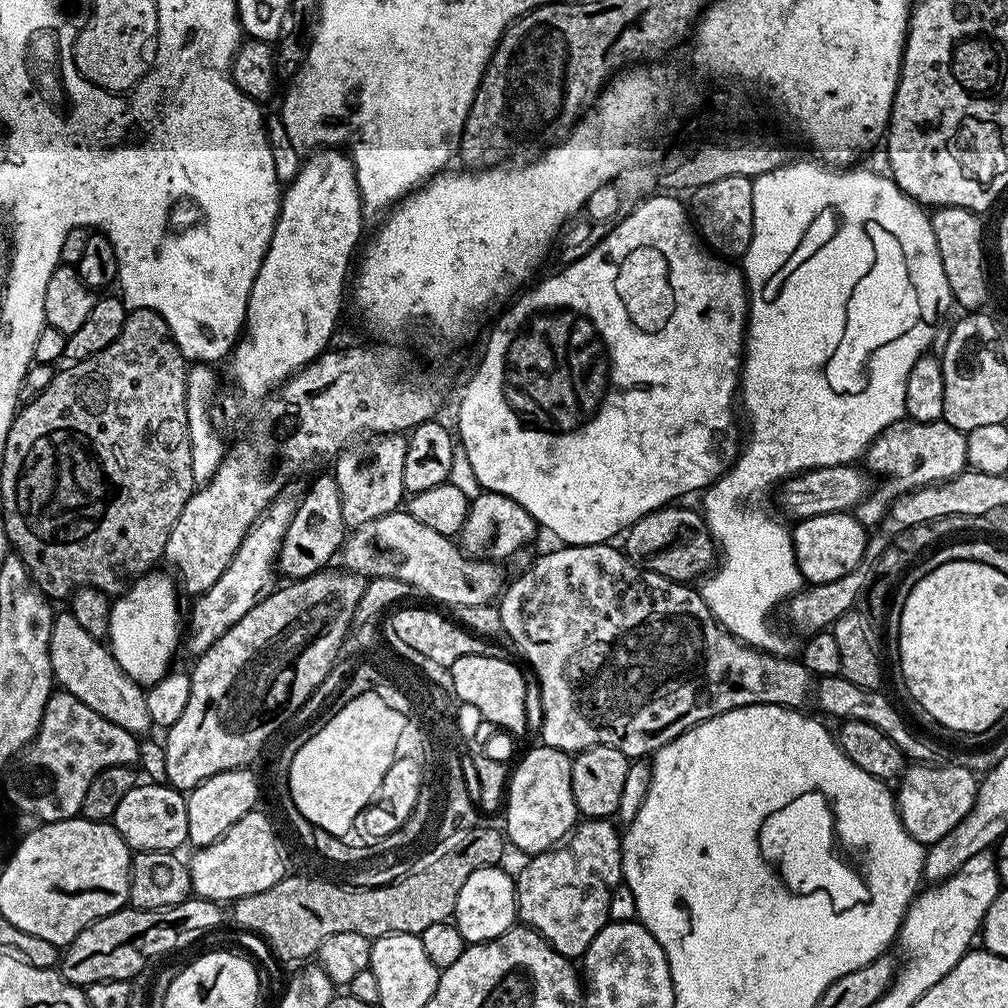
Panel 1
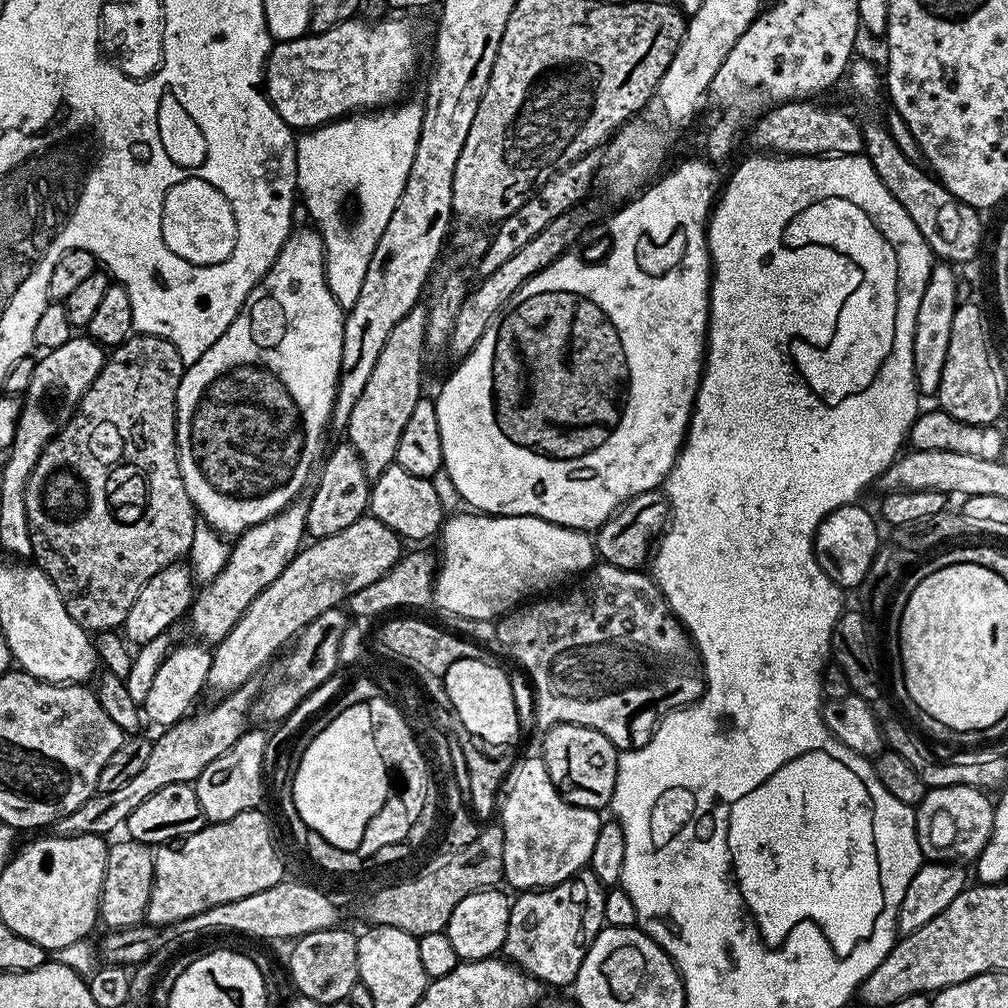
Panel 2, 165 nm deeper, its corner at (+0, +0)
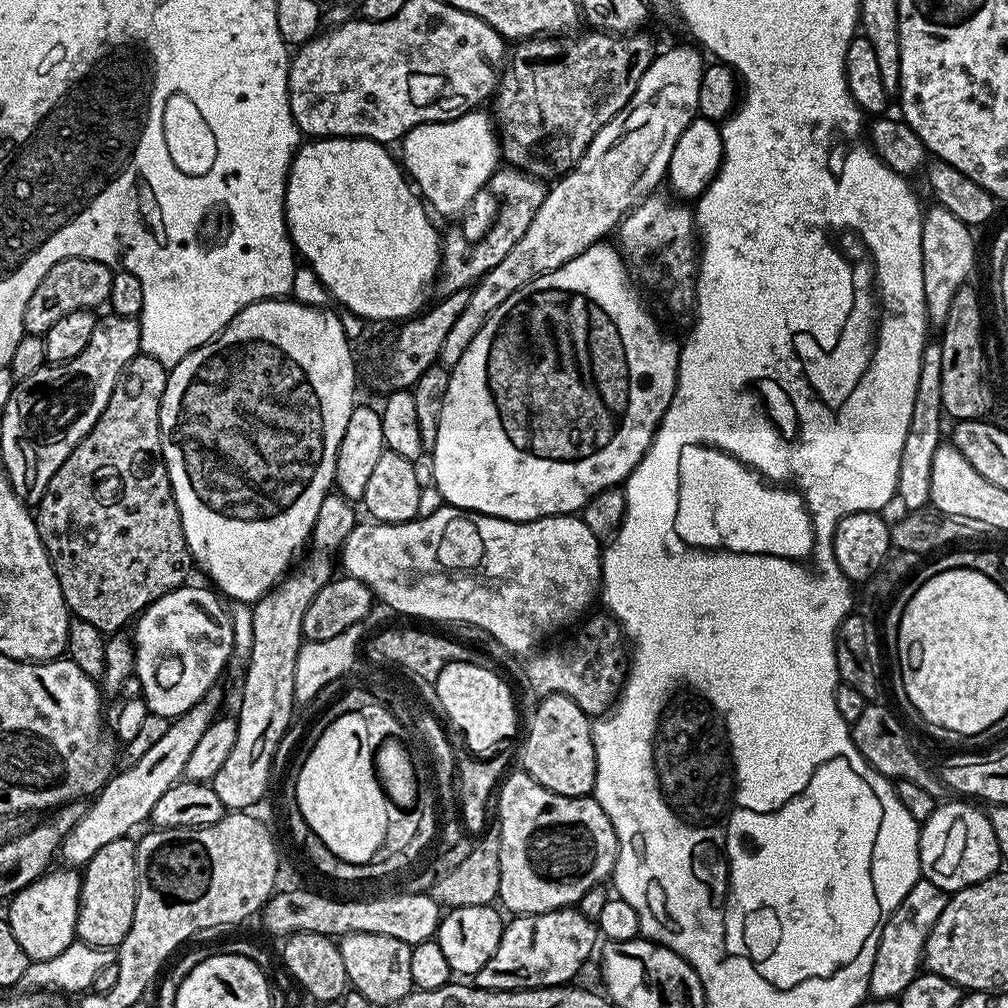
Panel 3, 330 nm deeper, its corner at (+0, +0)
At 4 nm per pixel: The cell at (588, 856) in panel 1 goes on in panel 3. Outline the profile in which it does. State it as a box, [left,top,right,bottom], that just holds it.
[474,906,597,991]

